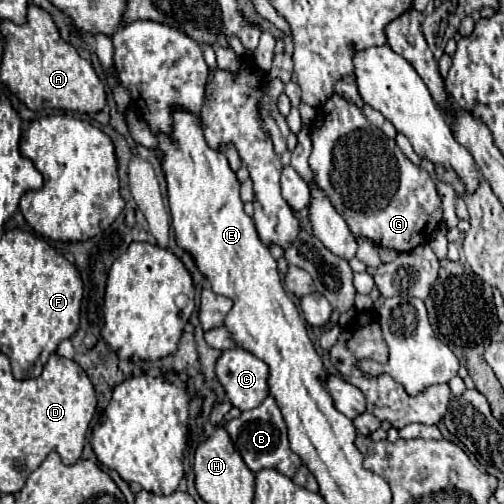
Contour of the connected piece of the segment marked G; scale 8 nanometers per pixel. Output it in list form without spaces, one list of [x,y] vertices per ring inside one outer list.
[[[338,94],[330,96],[324,106],[318,108],[316,120],[312,124],[310,168],[314,170],[322,190],[328,194],[332,206],[344,216],[350,232],[354,236],[368,238],[378,246],[396,252],[408,252],[414,246],[426,244],[442,222],[442,200],[432,176],[424,168],[410,162],[394,140],[390,140],[380,128],[366,120],[358,106],[346,102]]]

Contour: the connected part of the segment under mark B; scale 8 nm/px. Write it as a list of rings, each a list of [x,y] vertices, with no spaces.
[[[268,396],[260,406],[256,406],[254,410],[246,410],[242,412],[240,418],[226,422],[226,432],[232,440],[232,444],[236,446],[236,450],[240,452],[242,460],[246,462],[246,466],[252,472],[260,472],[264,468],[274,468],[280,474],[292,478],[296,474],[296,470],[302,466],[302,460],[298,454],[294,454],[290,450],[290,442],[288,442],[288,430],[282,418],[282,412],[276,404],[276,400],[272,396]]]

